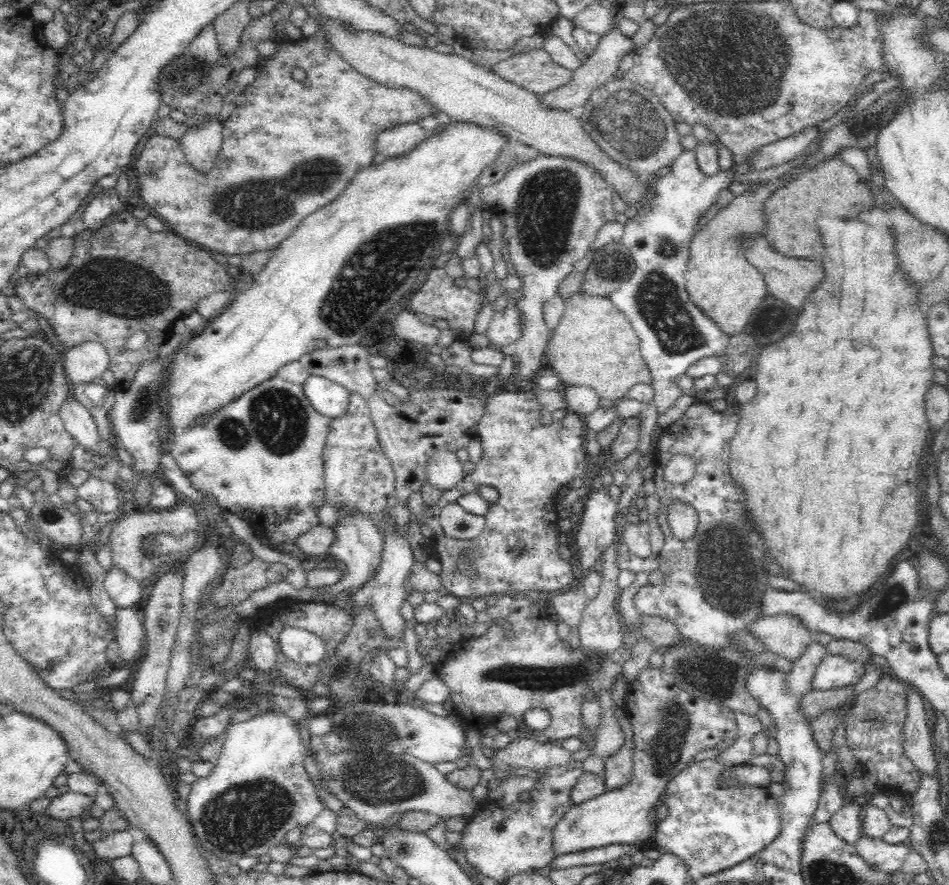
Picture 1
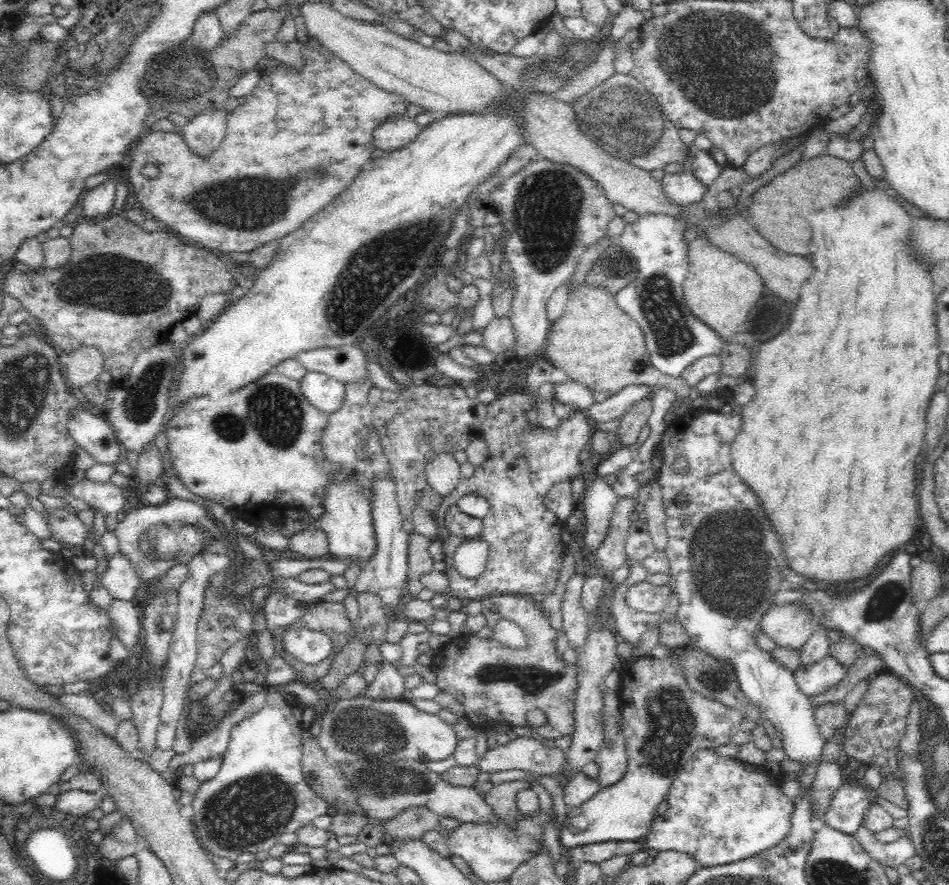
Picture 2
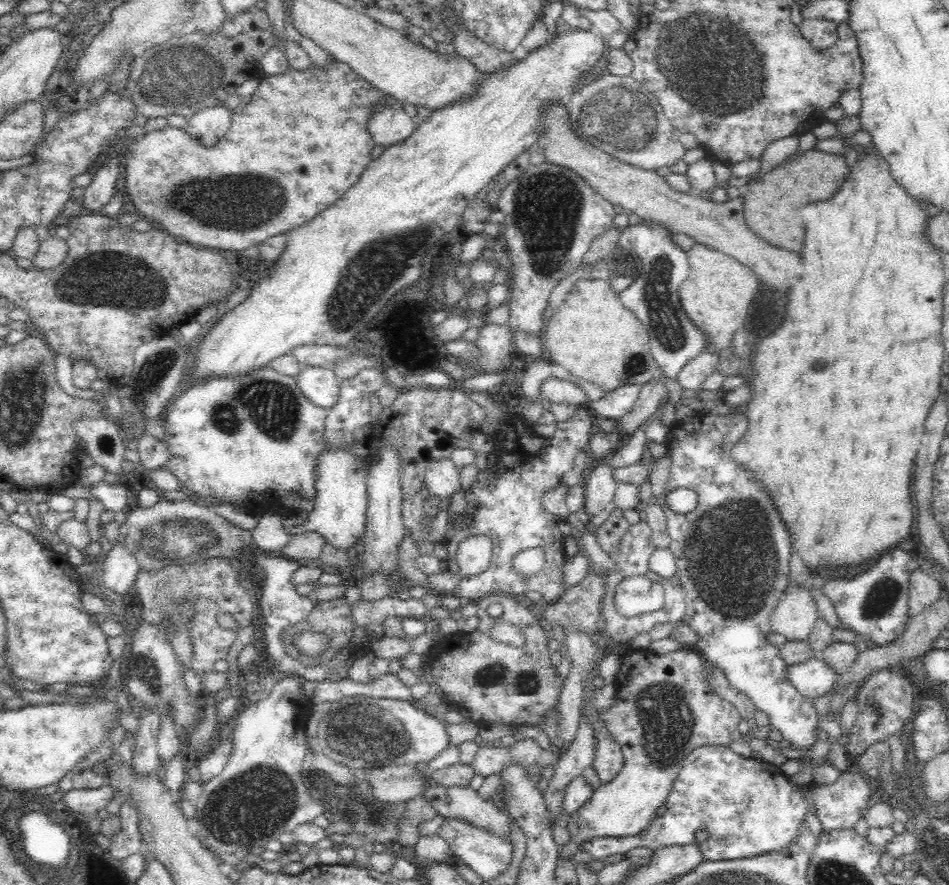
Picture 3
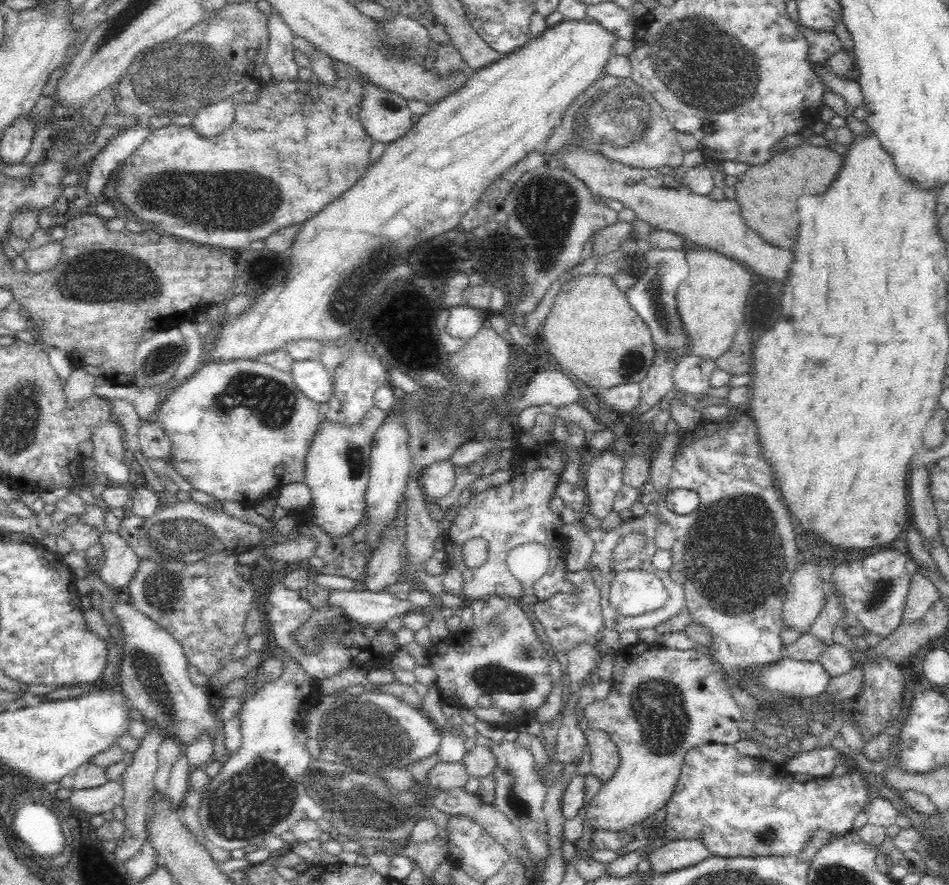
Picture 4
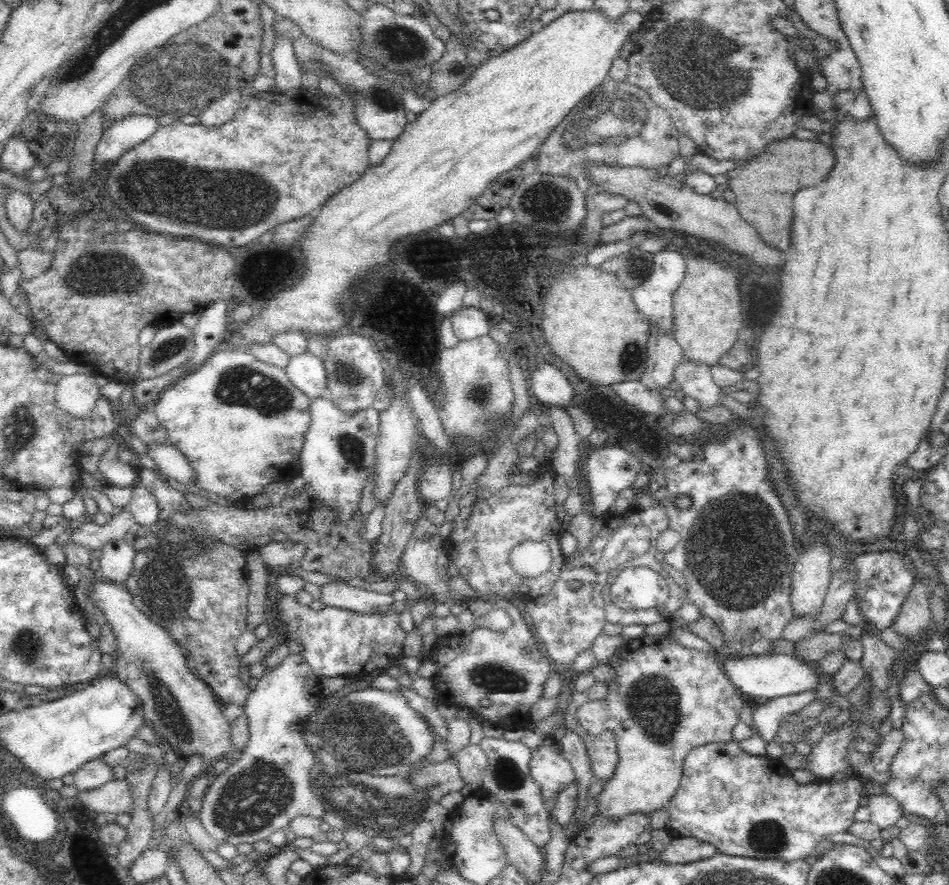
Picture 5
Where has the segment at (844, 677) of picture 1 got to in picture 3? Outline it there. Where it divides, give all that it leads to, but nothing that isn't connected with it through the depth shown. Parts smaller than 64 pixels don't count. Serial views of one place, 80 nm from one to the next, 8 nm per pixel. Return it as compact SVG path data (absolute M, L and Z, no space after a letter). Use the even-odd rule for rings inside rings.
M821 656L798 664L786 664L784 673L786 673L786 681L810 700L832 690L839 677Z

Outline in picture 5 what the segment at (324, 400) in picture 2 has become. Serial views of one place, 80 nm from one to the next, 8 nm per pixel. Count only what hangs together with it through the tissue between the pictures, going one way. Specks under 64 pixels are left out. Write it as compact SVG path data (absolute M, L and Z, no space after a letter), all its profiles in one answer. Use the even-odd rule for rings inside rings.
M308 350L298 352L290 356L284 370L292 385L309 398L323 397L328 394L326 370L318 355Z

